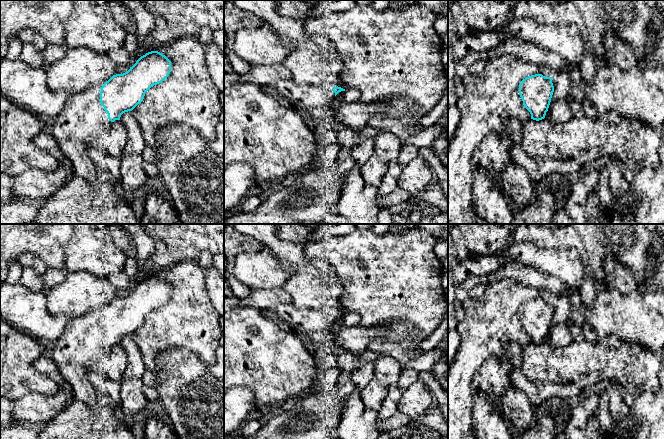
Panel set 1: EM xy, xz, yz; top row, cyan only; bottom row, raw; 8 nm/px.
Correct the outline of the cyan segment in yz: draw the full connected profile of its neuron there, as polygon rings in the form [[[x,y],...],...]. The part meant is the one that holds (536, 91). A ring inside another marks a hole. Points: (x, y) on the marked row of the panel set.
[[[542,74],[528,76],[519,84],[523,105],[530,112],[531,119],[536,121],[545,118],[553,92],[552,78]]]

